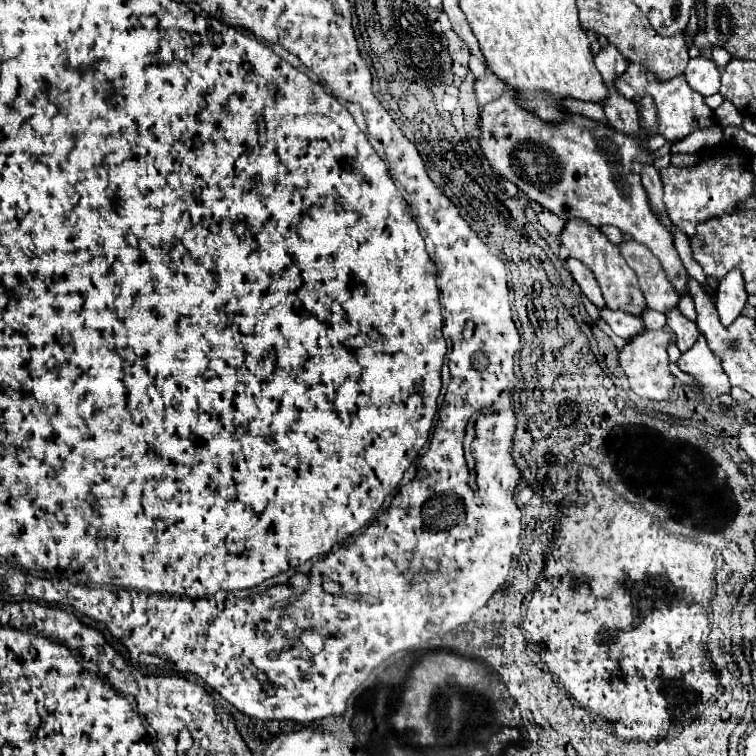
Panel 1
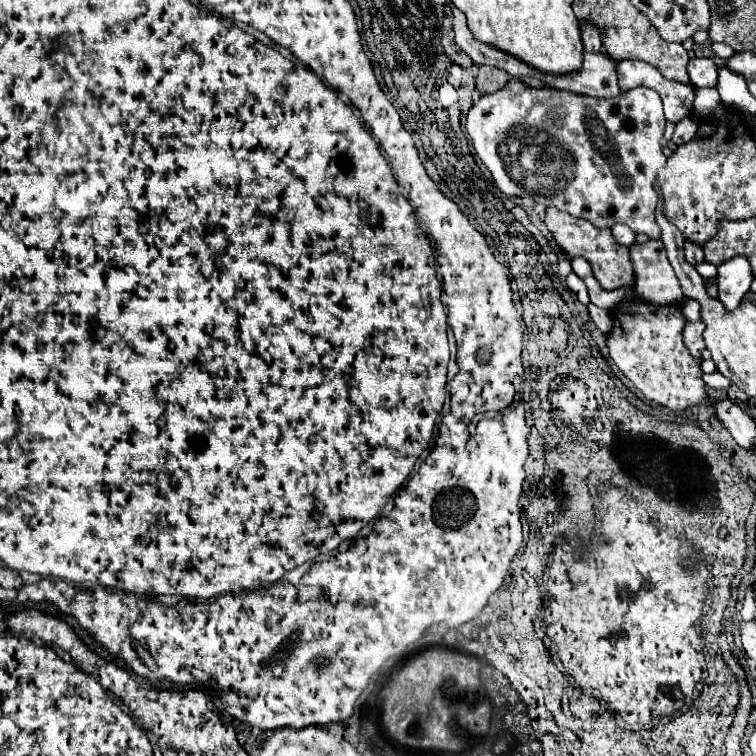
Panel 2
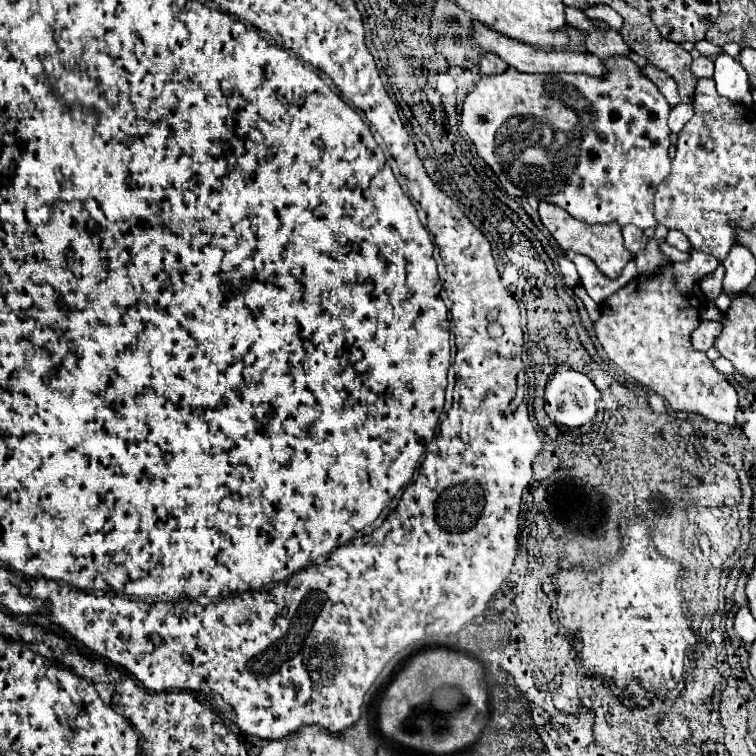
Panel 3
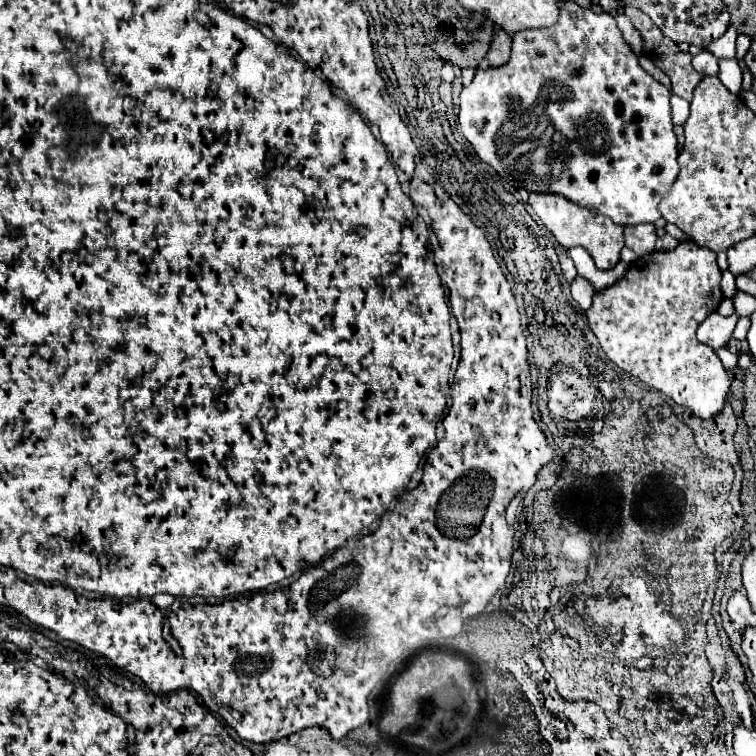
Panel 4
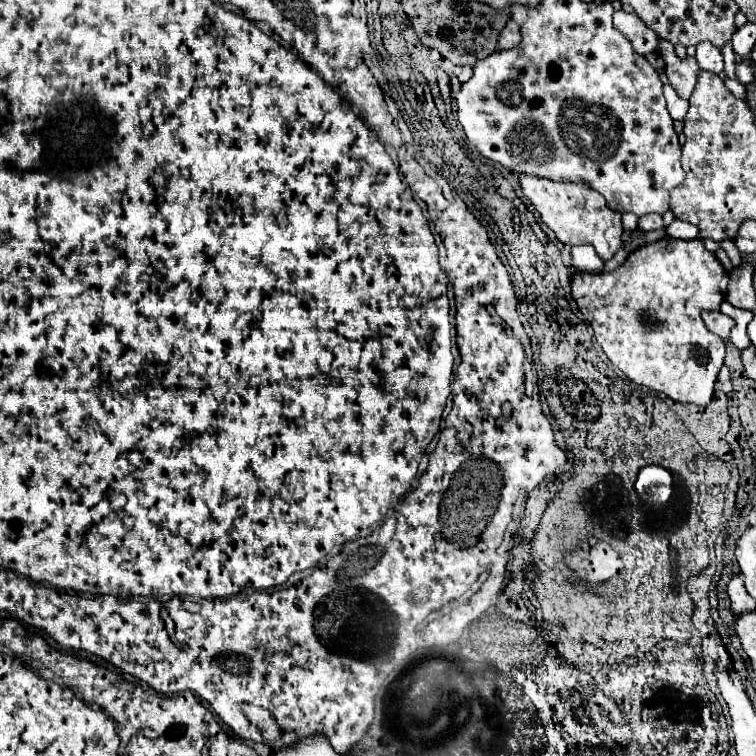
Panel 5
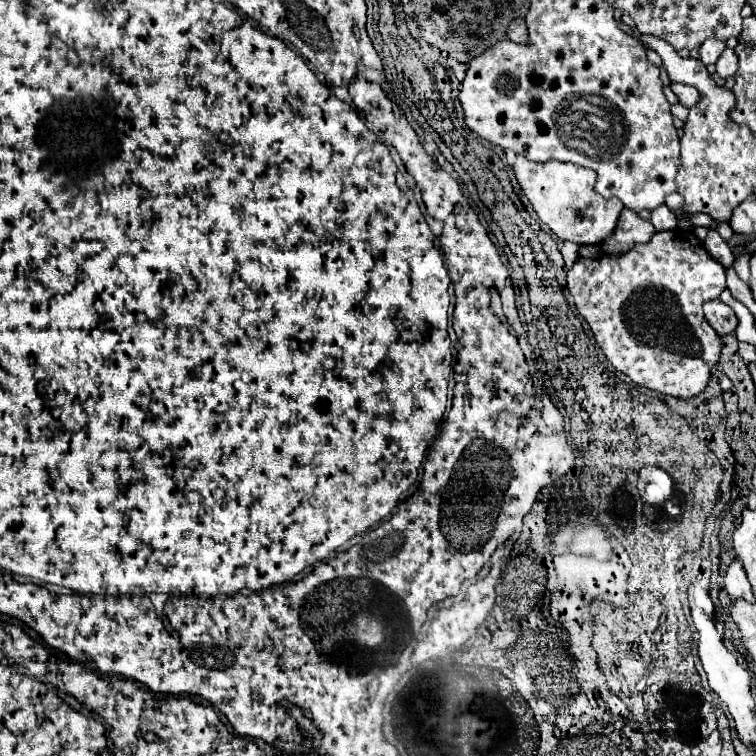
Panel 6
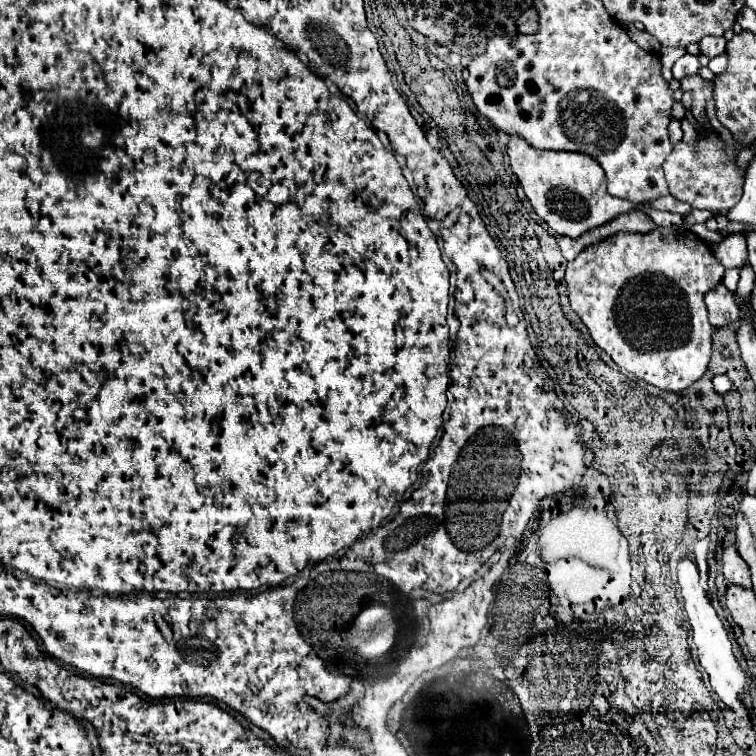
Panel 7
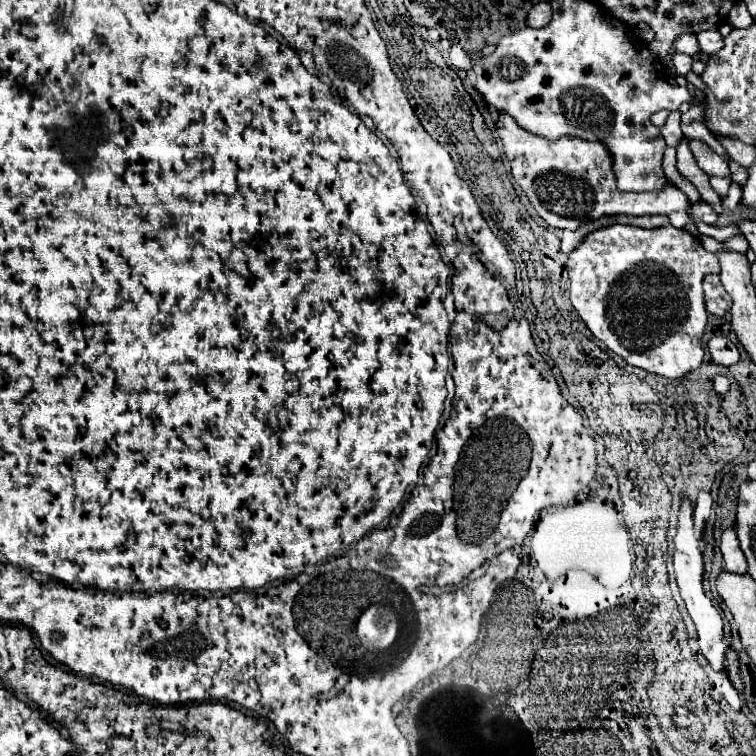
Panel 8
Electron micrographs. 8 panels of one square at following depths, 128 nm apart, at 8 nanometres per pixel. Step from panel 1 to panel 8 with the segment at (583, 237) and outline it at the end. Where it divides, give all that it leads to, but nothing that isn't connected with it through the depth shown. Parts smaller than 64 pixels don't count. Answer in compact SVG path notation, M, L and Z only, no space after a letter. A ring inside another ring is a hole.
M510 114L498 116L496 130L498 130L500 140L504 144L506 158L510 160L514 180L520 184L522 192L528 196L528 200L534 206L534 210L538 212L538 216L544 218L554 228L576 230L580 224L584 224L588 220L594 220L600 216L610 216L610 214L644 216L644 214L670 214L676 210L688 210L690 208L688 196L670 182L666 182L660 192L622 192L622 190L616 190L616 174L614 174L614 166L612 166L612 154L610 154L610 150L606 150L604 142L592 142L592 140L582 140L582 138L558 138L556 142L548 142L548 138L528 134L528 130L518 126Z

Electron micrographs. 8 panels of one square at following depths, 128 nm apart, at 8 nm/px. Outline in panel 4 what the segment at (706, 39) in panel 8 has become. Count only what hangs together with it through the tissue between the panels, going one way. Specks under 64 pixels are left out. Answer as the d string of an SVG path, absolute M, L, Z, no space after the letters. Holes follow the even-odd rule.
M702 50L698 56L694 56L692 66L702 76L718 76L718 58L712 52L708 52L708 50Z

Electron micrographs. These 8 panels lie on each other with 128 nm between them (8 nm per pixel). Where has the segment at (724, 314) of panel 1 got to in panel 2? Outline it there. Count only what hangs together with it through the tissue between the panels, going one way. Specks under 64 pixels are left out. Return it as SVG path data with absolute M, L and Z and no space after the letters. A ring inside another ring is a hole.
M736 256L718 266L718 298L728 308L734 310L752 284L752 270L748 258Z

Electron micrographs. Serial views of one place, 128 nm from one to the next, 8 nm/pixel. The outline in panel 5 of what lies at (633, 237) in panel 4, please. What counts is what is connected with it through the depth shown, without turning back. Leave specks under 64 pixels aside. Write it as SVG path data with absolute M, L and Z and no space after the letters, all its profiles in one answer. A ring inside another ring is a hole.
M646 214L644 218L640 218L640 222L638 222L638 228L642 228L644 232L648 232L648 230L658 230L658 228L664 228L662 214Z

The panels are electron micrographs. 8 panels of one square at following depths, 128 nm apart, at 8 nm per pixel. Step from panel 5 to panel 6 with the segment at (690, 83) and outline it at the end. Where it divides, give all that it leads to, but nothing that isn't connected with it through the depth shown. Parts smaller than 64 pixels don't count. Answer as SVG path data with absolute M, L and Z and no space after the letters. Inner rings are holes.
M672 82L672 92L678 96L680 104L684 104L686 108L692 108L698 100L700 100L700 92L694 88L694 86L688 86L688 84L676 84Z

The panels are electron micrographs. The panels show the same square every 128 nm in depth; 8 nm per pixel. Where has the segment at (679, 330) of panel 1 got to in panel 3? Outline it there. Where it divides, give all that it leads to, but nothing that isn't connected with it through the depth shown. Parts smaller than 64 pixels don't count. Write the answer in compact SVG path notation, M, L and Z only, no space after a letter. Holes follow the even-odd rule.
M702 320L702 324L692 332L692 346L696 350L706 352L710 346L714 346L714 340L720 334L720 322L710 322L710 320Z

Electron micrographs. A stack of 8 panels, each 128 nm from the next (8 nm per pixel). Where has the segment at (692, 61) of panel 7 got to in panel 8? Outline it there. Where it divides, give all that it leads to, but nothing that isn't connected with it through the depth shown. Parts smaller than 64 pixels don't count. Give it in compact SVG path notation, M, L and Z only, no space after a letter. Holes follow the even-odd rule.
M676 52L672 62L674 62L678 74L686 74L686 72L690 72L690 68L692 68L692 58L690 58L688 54L680 54L680 52Z

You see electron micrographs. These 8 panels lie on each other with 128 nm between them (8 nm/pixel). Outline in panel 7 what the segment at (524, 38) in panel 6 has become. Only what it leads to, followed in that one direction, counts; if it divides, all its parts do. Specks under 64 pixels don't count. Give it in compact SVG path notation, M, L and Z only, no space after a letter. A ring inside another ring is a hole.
M530 6L530 8L526 8L524 12L522 12L522 16L518 18L518 32L522 32L522 34L534 34L536 30L538 30L538 14L536 14L536 8L534 6Z

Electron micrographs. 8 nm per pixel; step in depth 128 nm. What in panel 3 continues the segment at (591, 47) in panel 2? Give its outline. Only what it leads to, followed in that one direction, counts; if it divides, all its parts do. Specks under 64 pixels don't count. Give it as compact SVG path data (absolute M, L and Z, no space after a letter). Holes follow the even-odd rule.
M566 6L566 22L570 22L572 26L580 26L580 28L592 28L588 22L586 22L586 16L580 8L574 8L574 6ZM608 30L608 32L590 32L592 36L588 38L588 44L592 44L592 52L598 54L600 58L604 56L614 56L614 54L630 54L632 48L624 42L624 38L616 32L616 30Z

